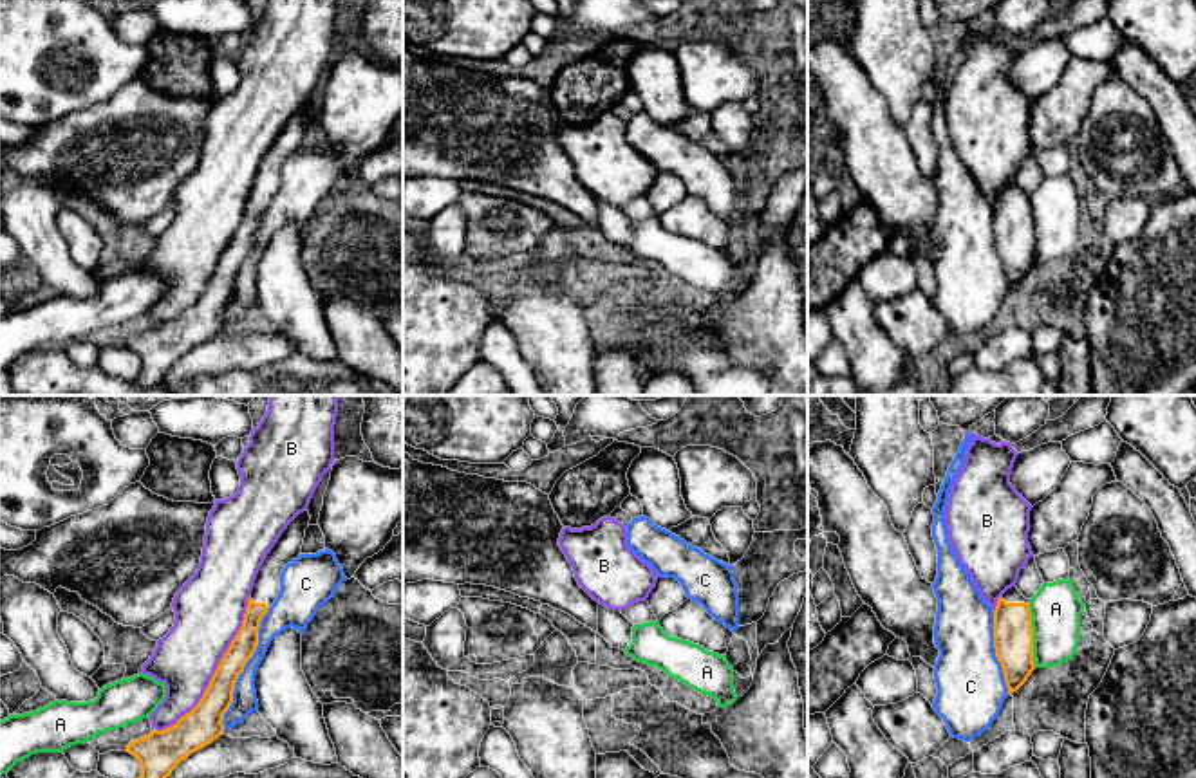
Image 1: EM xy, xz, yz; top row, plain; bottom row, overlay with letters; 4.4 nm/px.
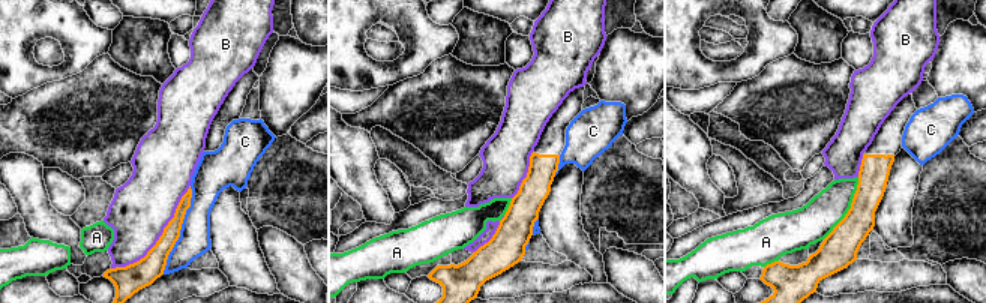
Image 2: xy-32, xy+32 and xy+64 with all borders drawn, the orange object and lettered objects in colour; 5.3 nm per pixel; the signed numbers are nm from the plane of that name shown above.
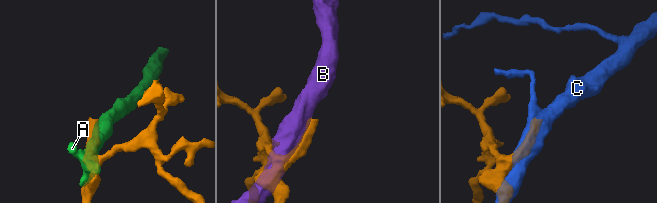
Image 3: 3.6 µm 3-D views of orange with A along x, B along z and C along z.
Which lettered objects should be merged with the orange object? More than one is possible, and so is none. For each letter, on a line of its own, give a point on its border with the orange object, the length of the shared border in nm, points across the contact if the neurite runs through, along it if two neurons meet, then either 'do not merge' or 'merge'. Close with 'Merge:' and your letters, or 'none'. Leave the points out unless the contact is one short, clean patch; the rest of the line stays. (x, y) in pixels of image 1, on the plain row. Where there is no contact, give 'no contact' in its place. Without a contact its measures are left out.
A: meets orange in yz at (1032, 226); contact 240 nm long; do not merge
B: meets orange in xy at (217, 264); contact 750 nm long; do not merge
C: meets orange in xy at (242, 266); contact 600 nm long; do not merge
Merge: none

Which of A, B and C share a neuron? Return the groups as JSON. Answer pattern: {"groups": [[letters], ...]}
{"groups": [["A"], ["B"], ["C"]]}

